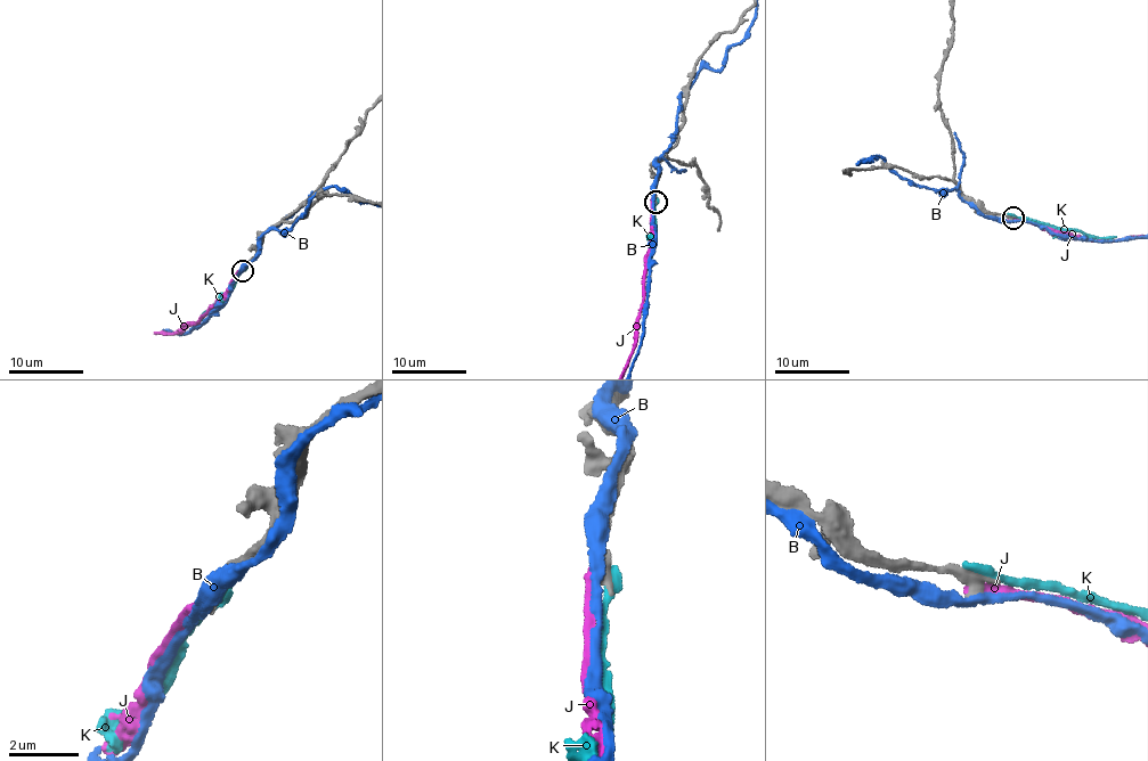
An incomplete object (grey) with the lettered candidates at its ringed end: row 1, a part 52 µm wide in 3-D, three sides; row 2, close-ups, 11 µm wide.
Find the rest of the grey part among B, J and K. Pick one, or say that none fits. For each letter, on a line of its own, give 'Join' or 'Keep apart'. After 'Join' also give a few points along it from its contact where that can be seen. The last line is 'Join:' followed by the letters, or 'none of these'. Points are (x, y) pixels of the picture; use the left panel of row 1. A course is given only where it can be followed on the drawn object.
B: Keep apart
J: Keep apart
K: Keep apart
Join: none of these

